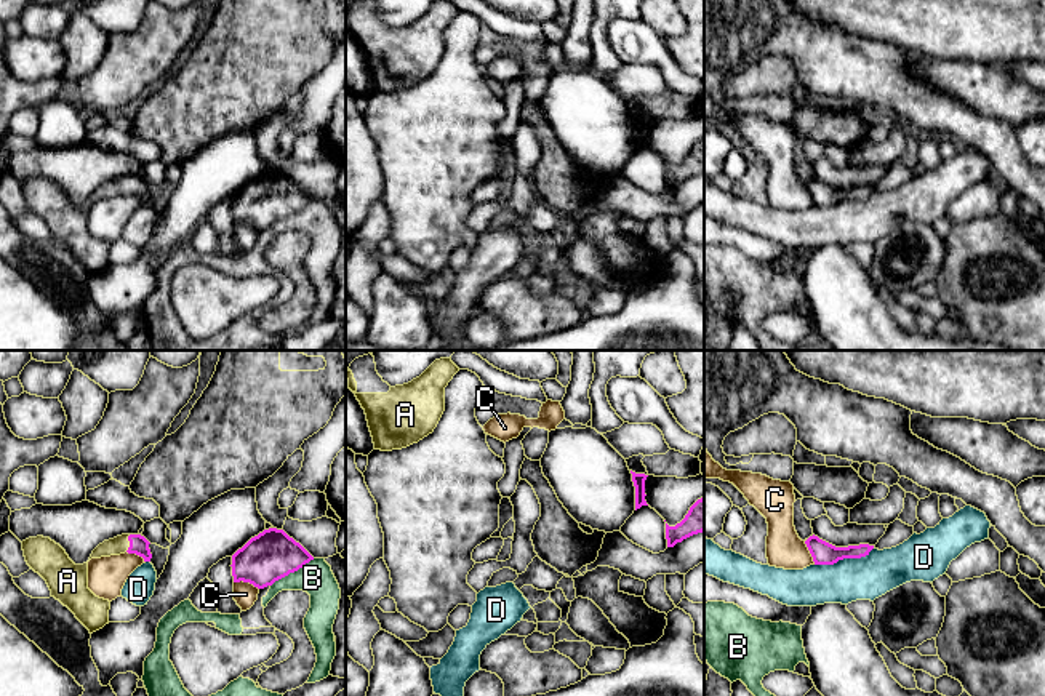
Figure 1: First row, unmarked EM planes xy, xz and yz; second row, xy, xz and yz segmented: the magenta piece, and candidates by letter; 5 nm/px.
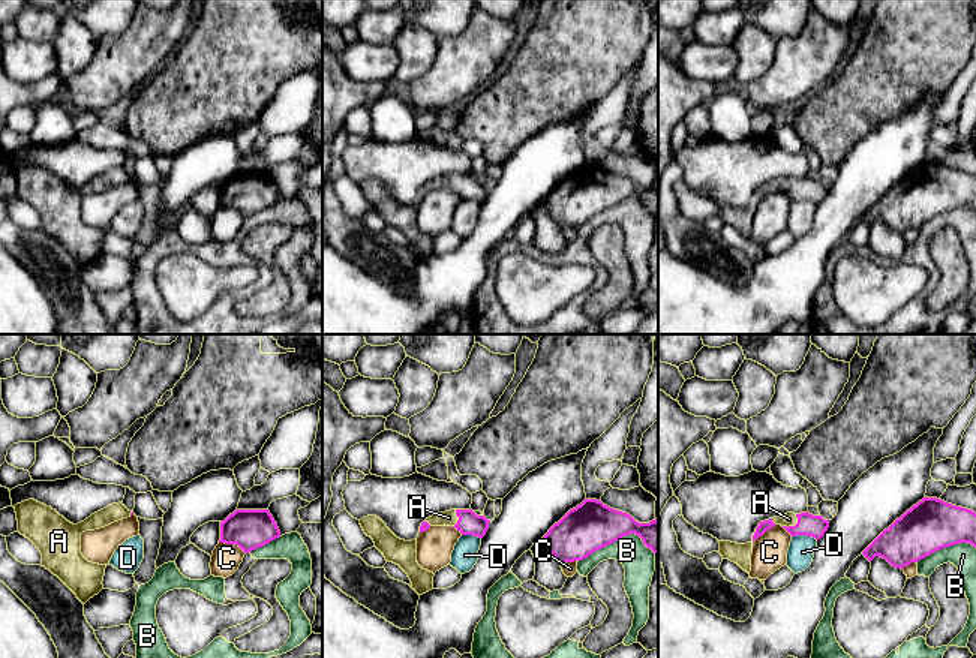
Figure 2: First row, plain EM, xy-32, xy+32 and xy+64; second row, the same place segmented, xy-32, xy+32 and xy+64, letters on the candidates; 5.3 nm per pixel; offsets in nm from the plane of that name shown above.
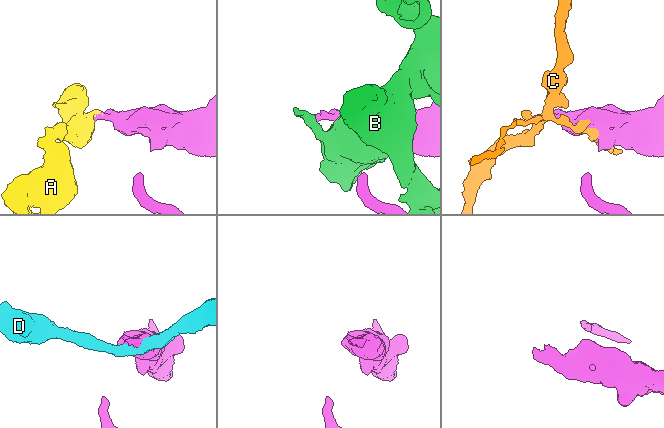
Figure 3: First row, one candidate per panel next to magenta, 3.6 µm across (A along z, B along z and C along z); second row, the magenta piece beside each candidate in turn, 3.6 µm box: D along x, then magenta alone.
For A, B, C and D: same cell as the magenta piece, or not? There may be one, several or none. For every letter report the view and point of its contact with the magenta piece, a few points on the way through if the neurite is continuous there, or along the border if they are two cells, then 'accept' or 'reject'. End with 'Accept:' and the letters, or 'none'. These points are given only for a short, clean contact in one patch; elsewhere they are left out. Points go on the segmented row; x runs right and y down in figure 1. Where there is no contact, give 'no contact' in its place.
A: xy (130, 543) | across xy (138, 544), (130, 543), (119, 544) | accept
B: xy (292, 572) | reject
C: xy (247, 581) | reject
D: yz (844, 557) | reject
Accept: A

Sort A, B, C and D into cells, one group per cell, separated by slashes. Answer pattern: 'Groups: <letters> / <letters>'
Groups: A / B / C / D

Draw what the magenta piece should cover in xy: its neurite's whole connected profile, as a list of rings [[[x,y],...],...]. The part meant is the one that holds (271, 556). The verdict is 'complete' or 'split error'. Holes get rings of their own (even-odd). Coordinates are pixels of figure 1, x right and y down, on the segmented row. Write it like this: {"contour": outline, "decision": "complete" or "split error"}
{"contour": [[[269,528],[251,538],[232,555],[234,582],[250,582],[258,589],[298,571],[314,557],[283,530]]], "decision": "complete"}

